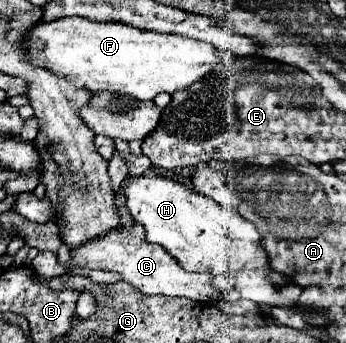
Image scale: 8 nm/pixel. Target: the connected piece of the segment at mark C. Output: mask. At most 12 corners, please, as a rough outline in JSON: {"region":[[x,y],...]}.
{"region":[[142,225],[70,251],[80,269],[118,273],[144,295],[218,299],[210,273],[184,271]]}

